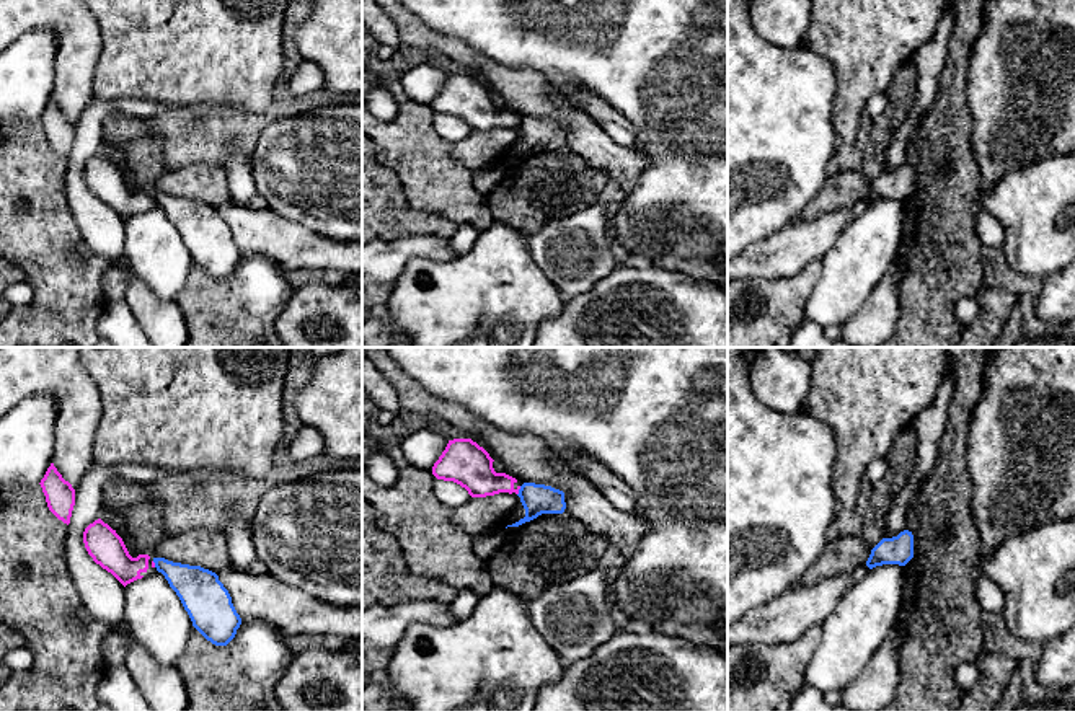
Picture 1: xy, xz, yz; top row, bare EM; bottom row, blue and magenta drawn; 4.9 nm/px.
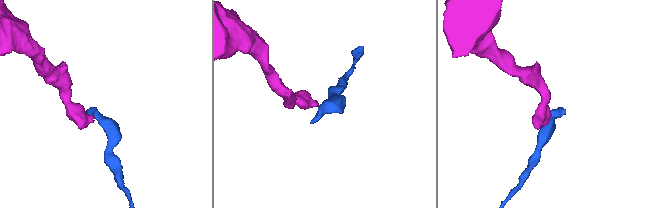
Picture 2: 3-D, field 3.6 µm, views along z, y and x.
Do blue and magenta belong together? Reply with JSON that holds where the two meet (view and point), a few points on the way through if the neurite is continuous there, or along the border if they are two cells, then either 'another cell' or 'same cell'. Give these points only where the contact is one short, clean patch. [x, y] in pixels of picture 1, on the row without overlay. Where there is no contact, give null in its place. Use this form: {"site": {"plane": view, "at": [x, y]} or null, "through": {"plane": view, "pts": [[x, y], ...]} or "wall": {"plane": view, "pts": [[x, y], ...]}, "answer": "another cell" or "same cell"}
{"site": {"plane": "xz", "at": [519, 126]}, "wall": {"plane": "xz", "pts": [[521, 121], [517, 129]]}, "answer": "another cell"}

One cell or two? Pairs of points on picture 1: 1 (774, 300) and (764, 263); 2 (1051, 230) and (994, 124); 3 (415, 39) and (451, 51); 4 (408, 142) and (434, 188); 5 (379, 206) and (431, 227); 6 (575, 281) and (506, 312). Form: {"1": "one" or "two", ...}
{"1": "two", "2": "two", "3": "one", "4": "one", "5": "one", "6": "two"}

